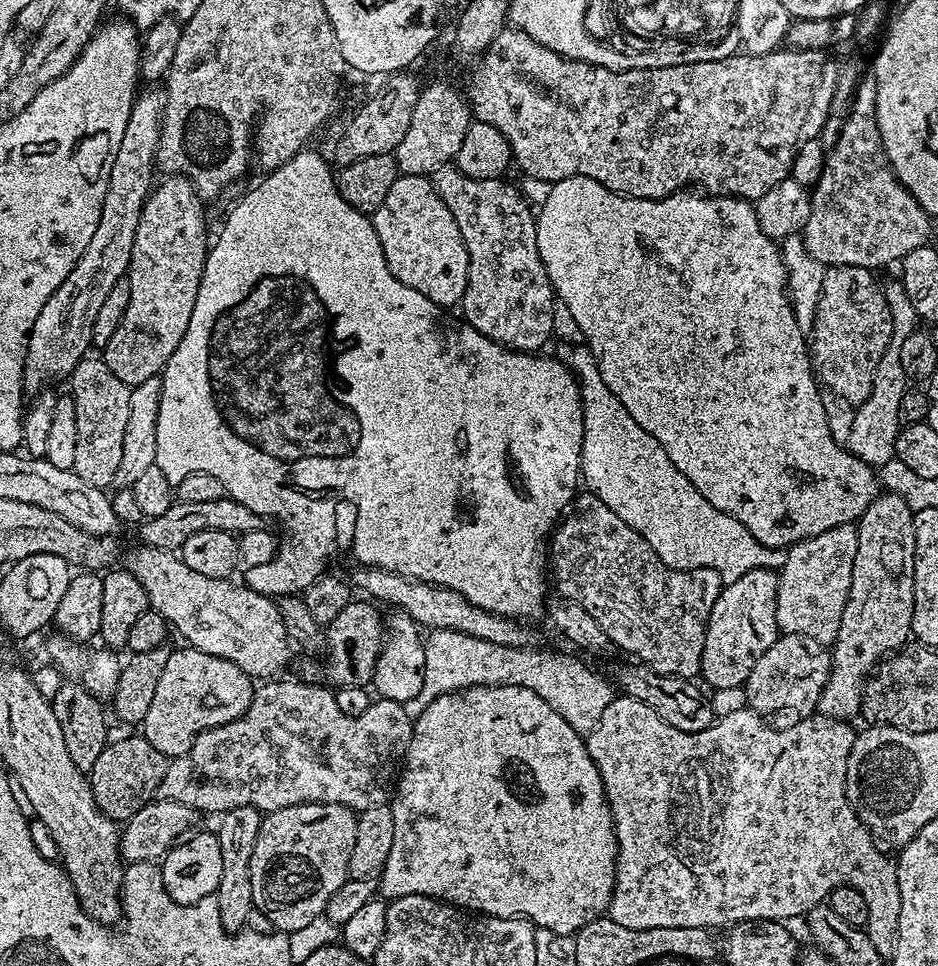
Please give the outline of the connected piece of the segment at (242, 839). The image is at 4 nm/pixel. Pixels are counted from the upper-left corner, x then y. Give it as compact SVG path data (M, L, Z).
M238 806L237 809L230 809L219 817L220 828L218 835L222 846L222 878L218 878L218 886L214 893L218 902L218 918L222 918L222 926L227 932L233 934L246 929L247 918L252 911L252 891L250 890L250 858L254 855L254 842L260 833L260 822L262 812L251 806Z

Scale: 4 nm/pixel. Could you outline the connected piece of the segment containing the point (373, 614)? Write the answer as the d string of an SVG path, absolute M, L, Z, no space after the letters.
M353 598L342 609L342 614L334 622L326 625L327 649L324 664L324 676L333 689L346 686L363 688L371 685L376 660L380 656L380 645L384 642L385 625L382 623L382 612L375 603L364 598Z

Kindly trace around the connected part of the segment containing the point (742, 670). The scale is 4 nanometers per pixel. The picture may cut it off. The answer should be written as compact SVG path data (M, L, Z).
M755 568L742 574L742 578L727 581L721 587L718 598L710 610L710 618L702 642L700 676L709 689L743 686L750 670L754 670L754 662L758 662L758 658L762 658L762 654L766 654L766 650L770 650L770 646L774 646L776 637L781 635L780 627L776 621L776 595L778 594L779 581L780 577L773 569Z

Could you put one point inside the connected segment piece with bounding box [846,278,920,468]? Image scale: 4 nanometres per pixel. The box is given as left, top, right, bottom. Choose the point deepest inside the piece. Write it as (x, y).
(876, 424)

